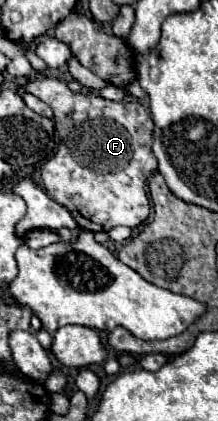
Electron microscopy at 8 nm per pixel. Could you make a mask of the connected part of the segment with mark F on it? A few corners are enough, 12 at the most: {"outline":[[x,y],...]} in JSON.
{"outline":[[25,83],[61,149],[47,193],[79,227],[139,227],[157,171],[137,101]]}

